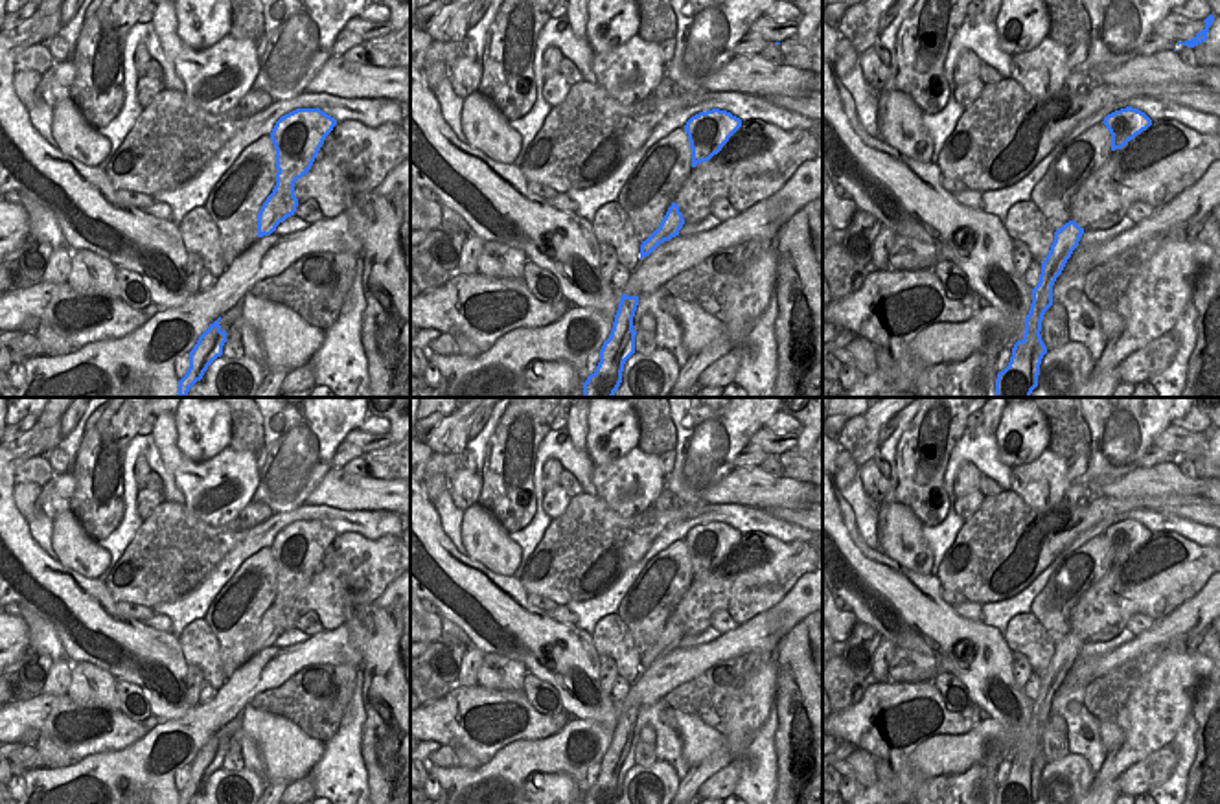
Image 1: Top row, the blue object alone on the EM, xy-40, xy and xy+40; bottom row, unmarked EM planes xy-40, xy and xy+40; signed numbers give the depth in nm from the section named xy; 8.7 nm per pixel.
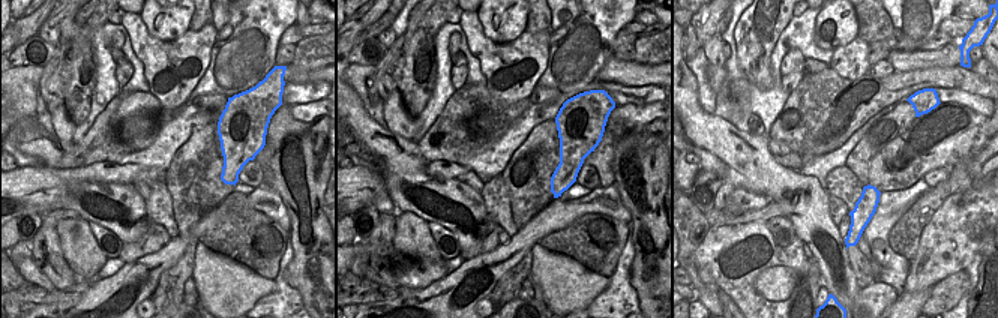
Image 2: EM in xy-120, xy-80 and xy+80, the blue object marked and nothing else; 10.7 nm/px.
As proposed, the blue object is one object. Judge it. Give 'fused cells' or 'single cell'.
single cell

